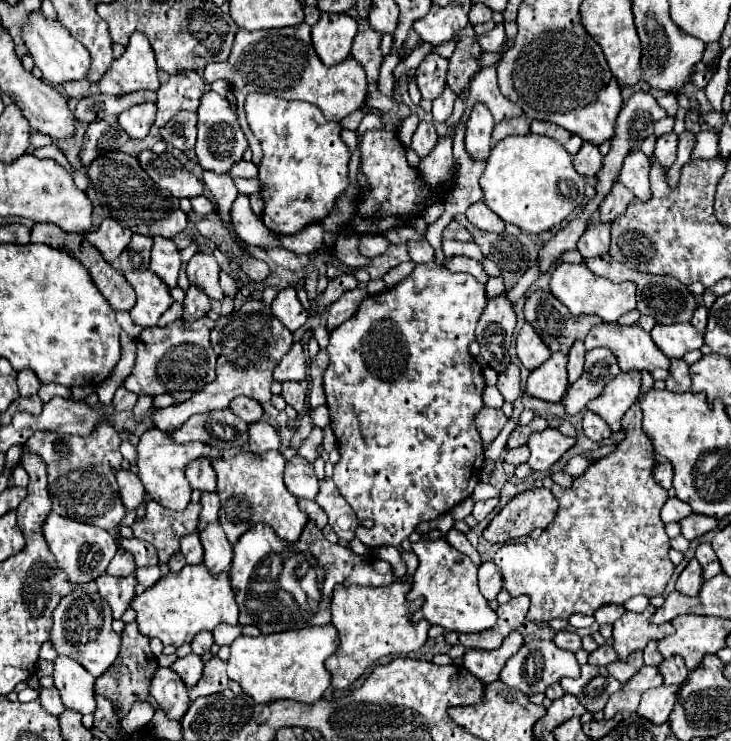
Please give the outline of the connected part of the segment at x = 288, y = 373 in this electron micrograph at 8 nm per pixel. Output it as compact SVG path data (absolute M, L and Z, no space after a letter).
M293 343L291 351L277 363L273 377L277 381L303 381L307 377L307 365L301 343Z

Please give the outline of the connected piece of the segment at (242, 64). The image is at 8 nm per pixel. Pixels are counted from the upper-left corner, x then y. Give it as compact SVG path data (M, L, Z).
M299 23L295 27L283 27L283 29L261 29L261 31L241 29L235 35L233 51L229 59L219 65L205 67L203 77L207 83L213 83L211 79L213 73L219 73L215 81L219 79L227 81L233 89L233 95L237 99L239 123L249 141L255 163L261 161L261 145L257 137L253 135L253 131L249 129L245 111L243 111L245 97L249 93L257 91L257 93L269 93L275 97L283 97L283 99L299 99L299 101L313 103L323 111L323 115L329 121L341 121L349 113L357 111L367 97L367 81L365 81L363 67L353 57L347 57L335 67L323 65L313 49L311 27L307 23Z

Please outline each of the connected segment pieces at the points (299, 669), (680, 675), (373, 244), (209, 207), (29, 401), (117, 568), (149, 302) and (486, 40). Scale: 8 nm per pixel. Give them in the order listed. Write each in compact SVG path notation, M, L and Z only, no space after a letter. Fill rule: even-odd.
M313 625L295 631L247 637L239 635L231 645L227 661L229 679L243 687L243 693L257 703L275 699L293 699L299 703L315 703L331 687L331 673L325 669L325 659L339 647L339 635L333 625Z
M675 655L671 659L663 659L657 665L657 669L665 677L665 685L681 685L689 675L689 671L683 663L683 657L679 657L679 655Z
M361 237L359 251L367 257L379 257L389 249L389 241L385 237Z
M199 195L199 197L191 199L191 205L193 205L193 211L195 213L201 213L201 215L207 215L207 213L213 211L213 203L205 195Z
M33 395L33 397L19 397L19 399L17 399L17 409L19 409L19 411L33 413L33 415L39 415L41 409L43 409L43 401L39 399L39 395Z
M119 549L117 555L111 559L107 573L115 575L115 577L119 577L119 575L123 577L123 575L131 575L133 571L135 571L135 559L133 559L133 555L129 551L125 551L125 549Z
M151 271L125 273L125 279L137 293L137 303L131 309L131 319L143 329L155 327L159 317L173 305L173 297L167 285L163 285L163 281L159 281L159 277L155 277Z
M499 23L493 31L481 33L477 39L479 39L483 51L491 51L491 53L493 53L493 51L499 51L499 49L503 47L503 43L505 43L505 29L503 29L503 23Z

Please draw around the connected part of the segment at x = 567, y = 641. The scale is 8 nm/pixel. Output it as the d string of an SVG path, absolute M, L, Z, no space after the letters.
M559 631L553 641L555 641L559 647L569 649L569 651L573 651L573 653L575 653L577 649L581 649L581 637L579 637L575 631Z

